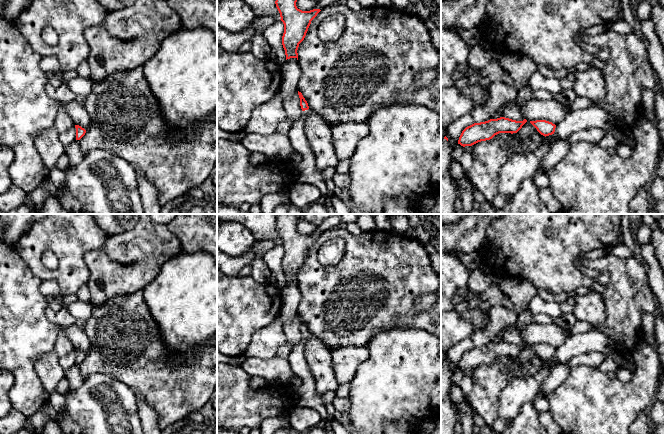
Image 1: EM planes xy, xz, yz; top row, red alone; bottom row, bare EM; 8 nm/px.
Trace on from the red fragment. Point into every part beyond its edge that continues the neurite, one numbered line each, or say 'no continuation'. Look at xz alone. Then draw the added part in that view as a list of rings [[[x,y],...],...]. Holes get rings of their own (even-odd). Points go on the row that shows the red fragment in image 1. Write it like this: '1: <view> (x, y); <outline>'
1: xz (306, 171); [[[310,109],[302,111],[301,118],[292,124],[288,138],[295,152],[302,156],[302,161],[295,167],[297,182],[316,186],[322,195],[328,195],[327,182],[322,170],[316,167],[316,157],[306,137],[304,127]]]

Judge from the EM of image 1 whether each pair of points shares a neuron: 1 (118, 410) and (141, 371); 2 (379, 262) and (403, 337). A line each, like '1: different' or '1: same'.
1: different
2: different

